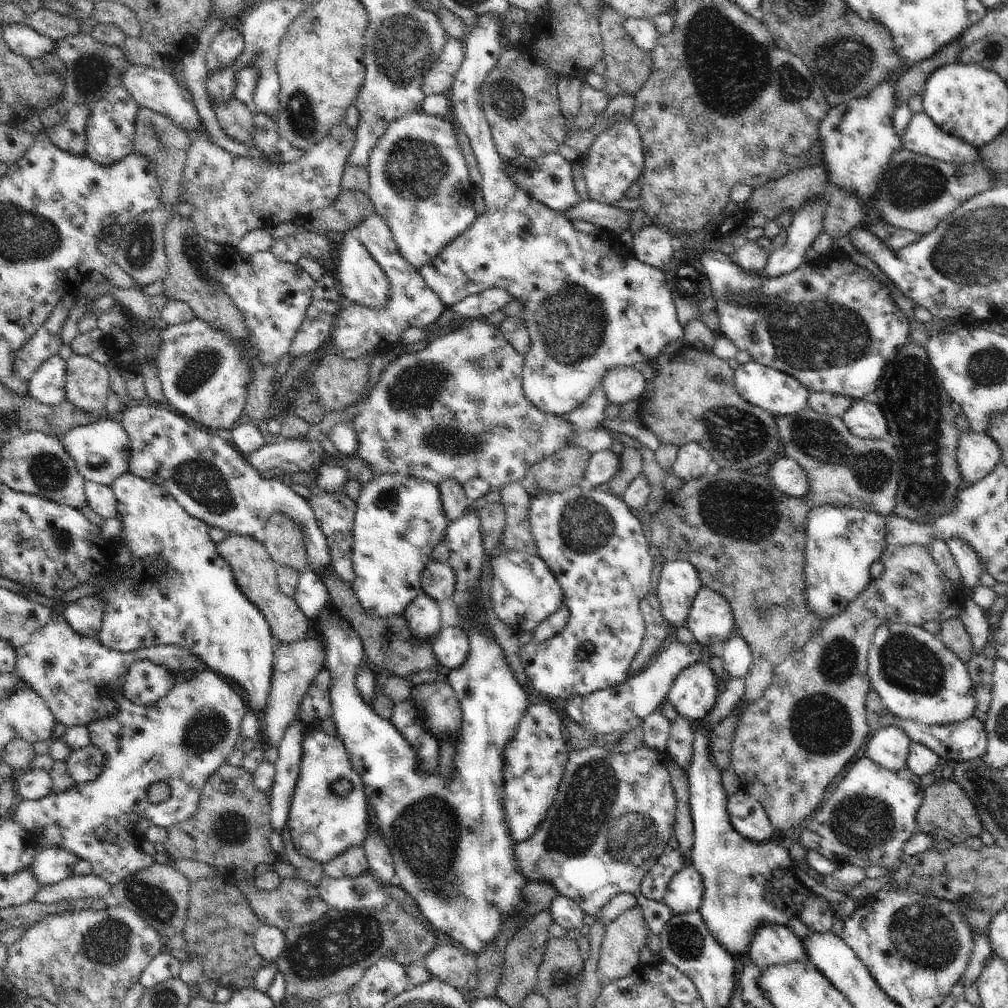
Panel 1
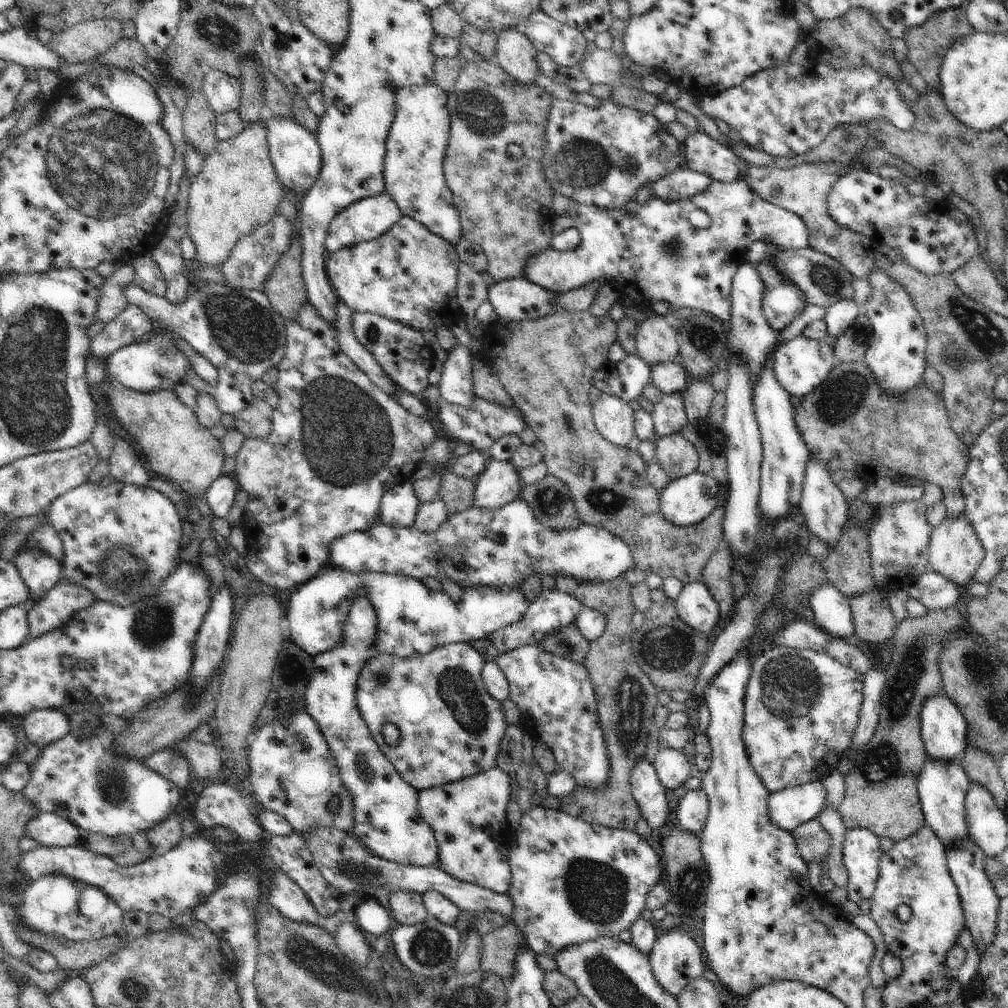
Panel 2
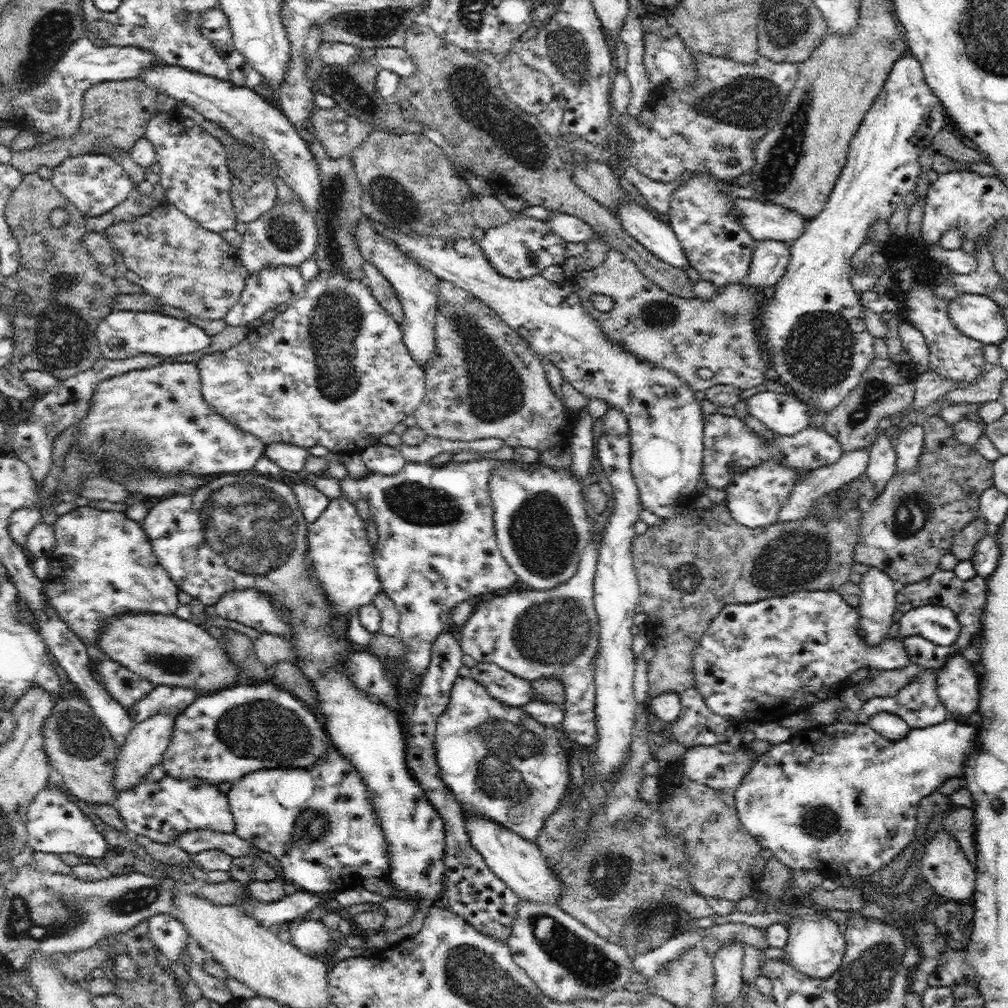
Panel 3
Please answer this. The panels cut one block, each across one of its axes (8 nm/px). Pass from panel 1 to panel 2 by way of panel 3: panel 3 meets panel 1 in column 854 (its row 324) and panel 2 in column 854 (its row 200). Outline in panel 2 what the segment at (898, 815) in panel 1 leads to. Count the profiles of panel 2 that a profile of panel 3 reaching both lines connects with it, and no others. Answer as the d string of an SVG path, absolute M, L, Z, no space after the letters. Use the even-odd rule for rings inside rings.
M856 827L846 831L843 842L843 861L849 874L846 886L848 900L858 904L874 896L882 856L879 836L867 828Z

